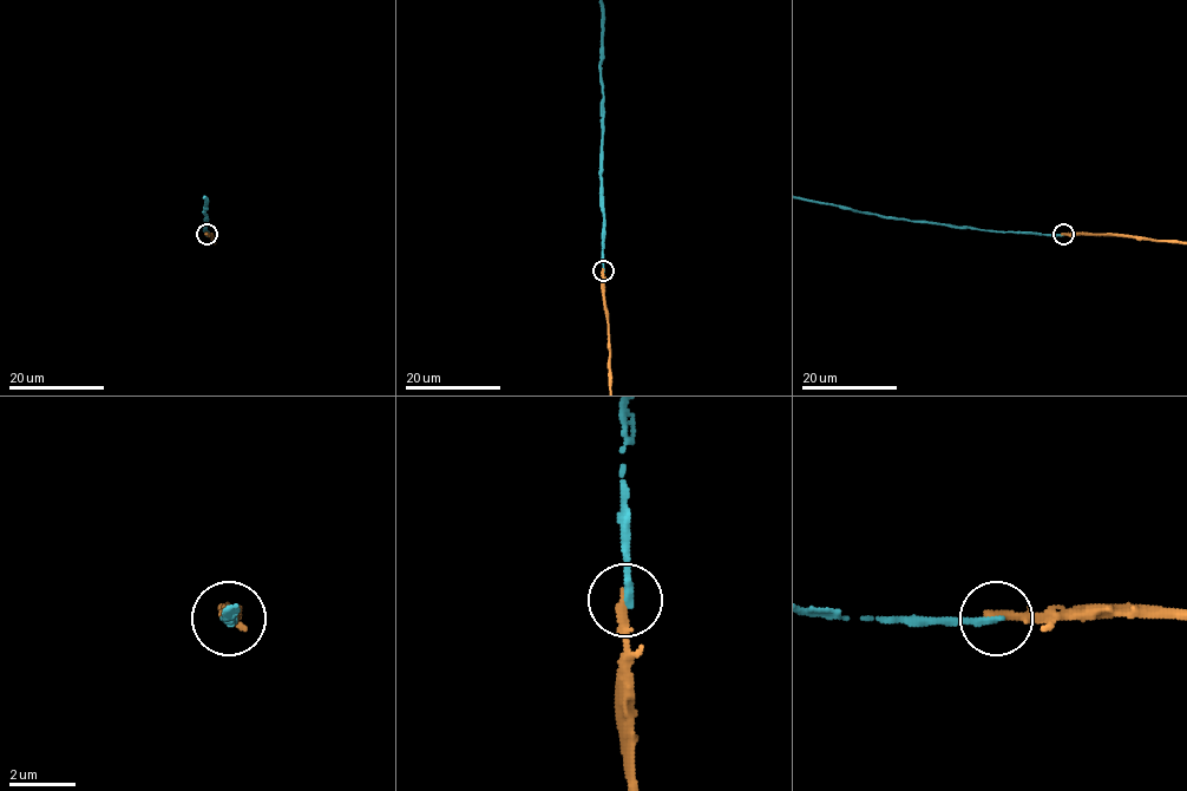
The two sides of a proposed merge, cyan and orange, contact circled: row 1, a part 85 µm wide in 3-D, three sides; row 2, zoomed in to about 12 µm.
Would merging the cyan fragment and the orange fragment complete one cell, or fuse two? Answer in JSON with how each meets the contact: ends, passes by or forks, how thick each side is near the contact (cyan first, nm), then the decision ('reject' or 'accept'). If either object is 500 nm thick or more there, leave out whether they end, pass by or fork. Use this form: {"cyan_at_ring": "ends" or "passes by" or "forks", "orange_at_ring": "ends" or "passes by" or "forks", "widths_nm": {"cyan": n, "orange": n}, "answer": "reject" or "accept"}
{"cyan_at_ring": "ends", "orange_at_ring": "ends", "widths_nm": {"cyan": 240, "orange": 320}, "answer": "reject"}

